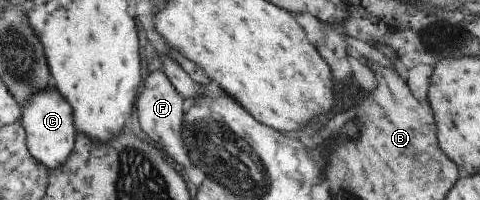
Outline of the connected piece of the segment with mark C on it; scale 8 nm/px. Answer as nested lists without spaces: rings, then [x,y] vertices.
[[[46,88],[35,90],[21,105],[22,116],[19,123],[26,133],[26,144],[29,153],[43,163],[49,170],[58,168],[69,159],[76,140],[76,127],[73,119],[73,109],[65,96],[58,89]]]

